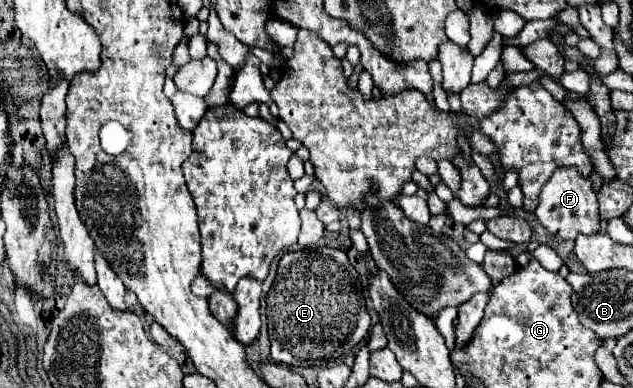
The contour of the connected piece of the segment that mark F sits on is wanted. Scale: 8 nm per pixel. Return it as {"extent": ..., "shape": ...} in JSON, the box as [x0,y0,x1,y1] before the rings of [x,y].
{"extent":[535,166,599,240],"shape":[[[563,166],[553,172],[549,182],[541,188],[539,206],[535,210],[539,222],[555,236],[563,240],[575,240],[579,234],[599,232],[599,212],[597,212],[597,192],[593,190],[591,178],[579,174],[575,166]]]}

